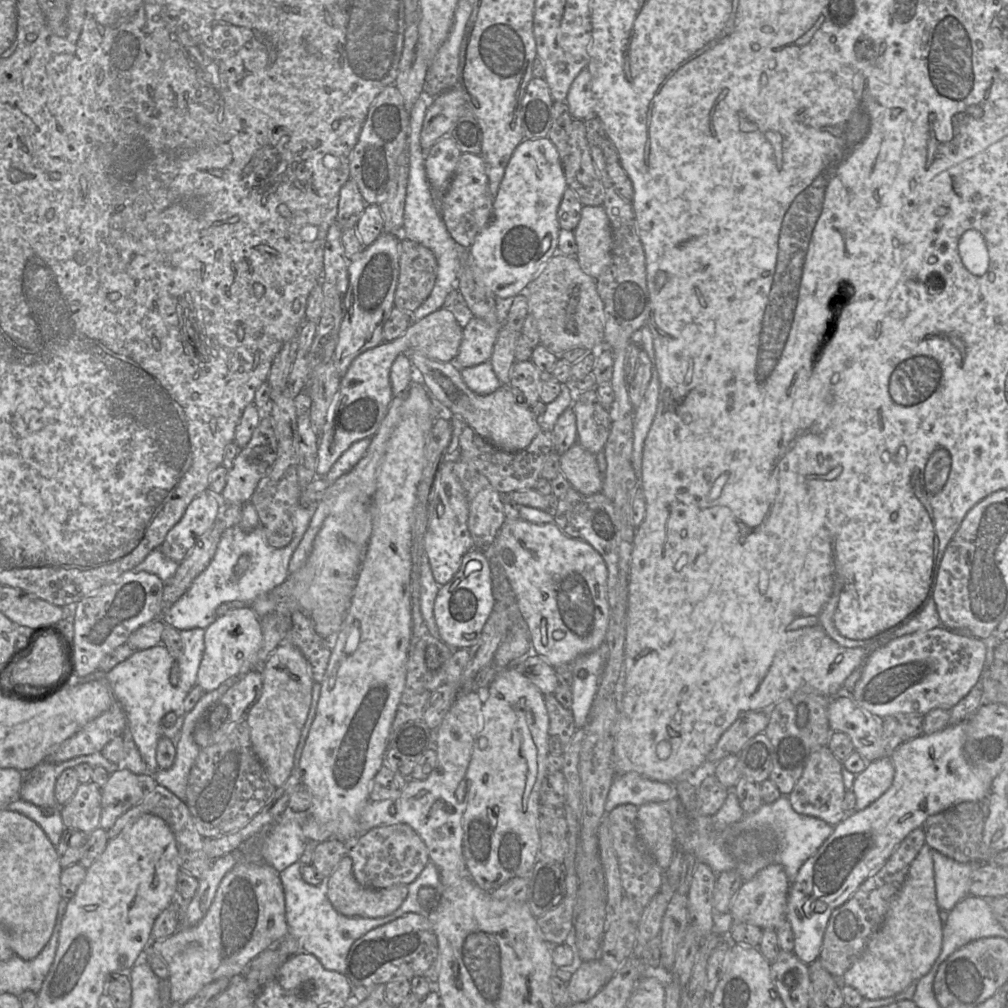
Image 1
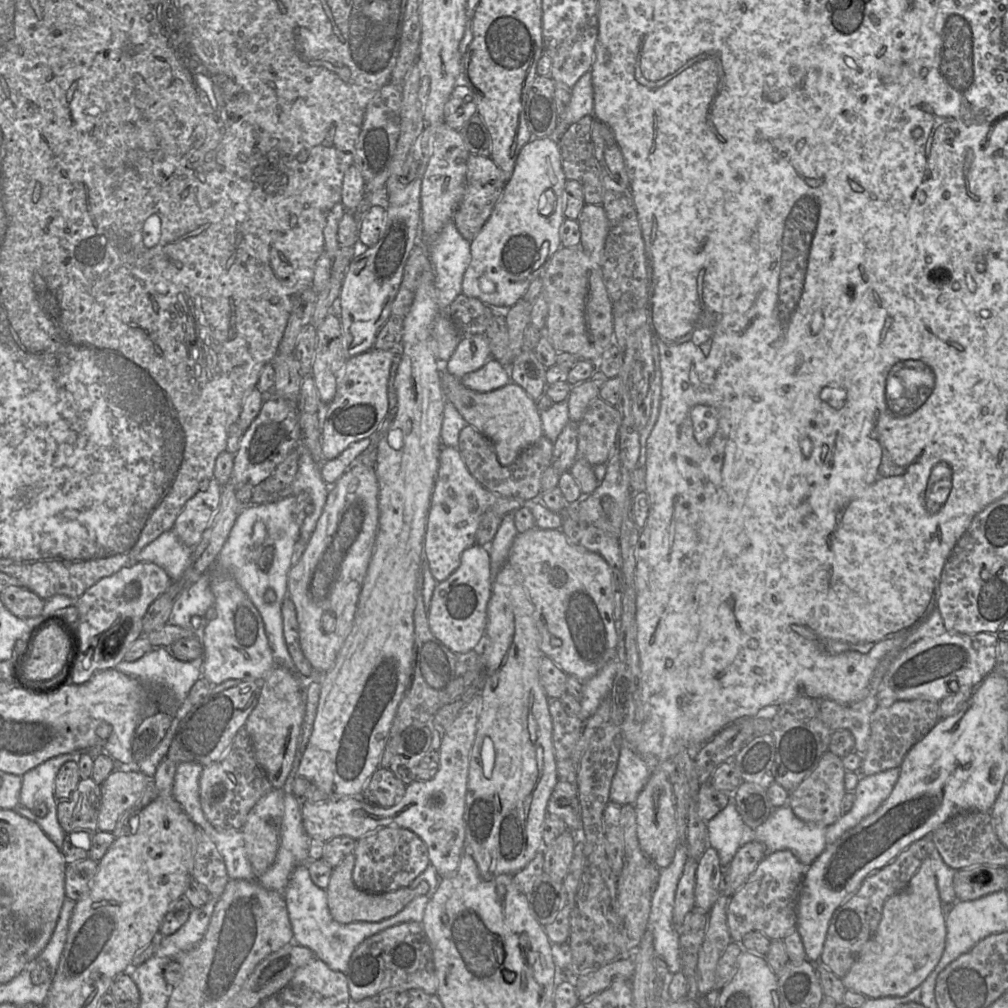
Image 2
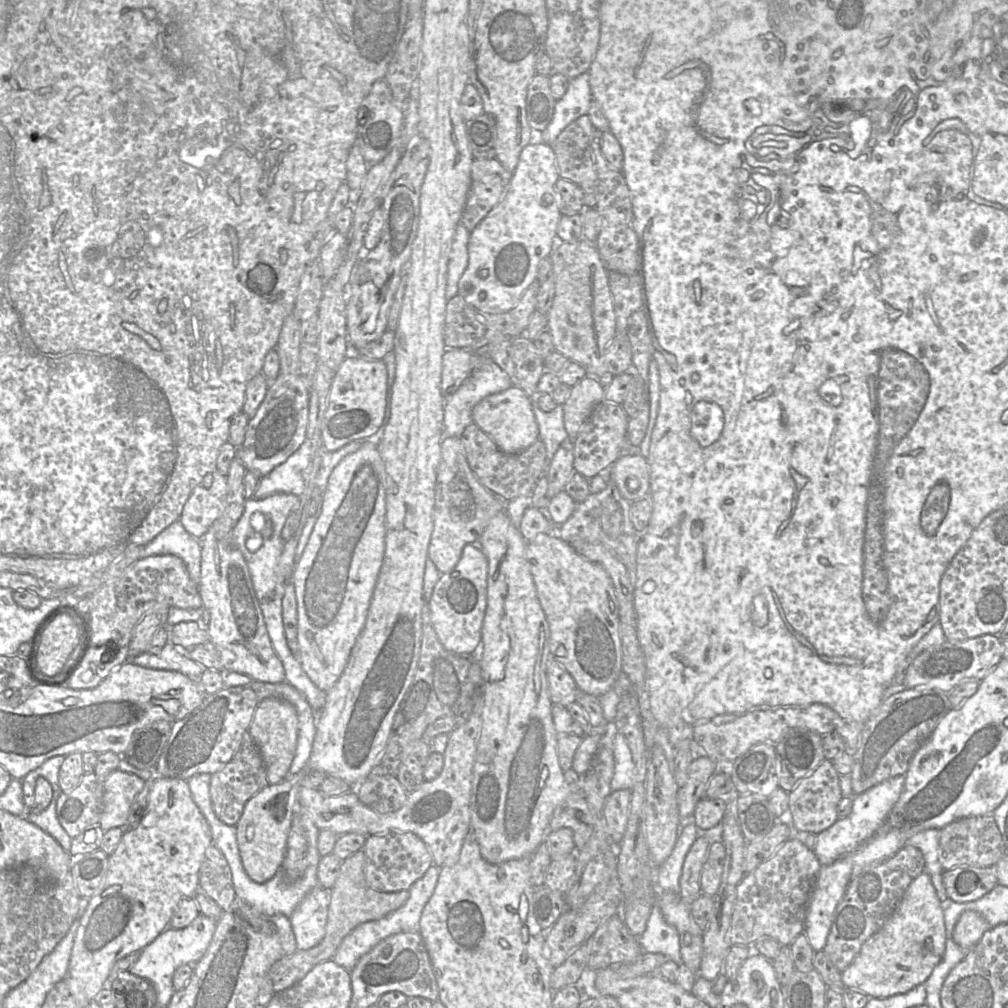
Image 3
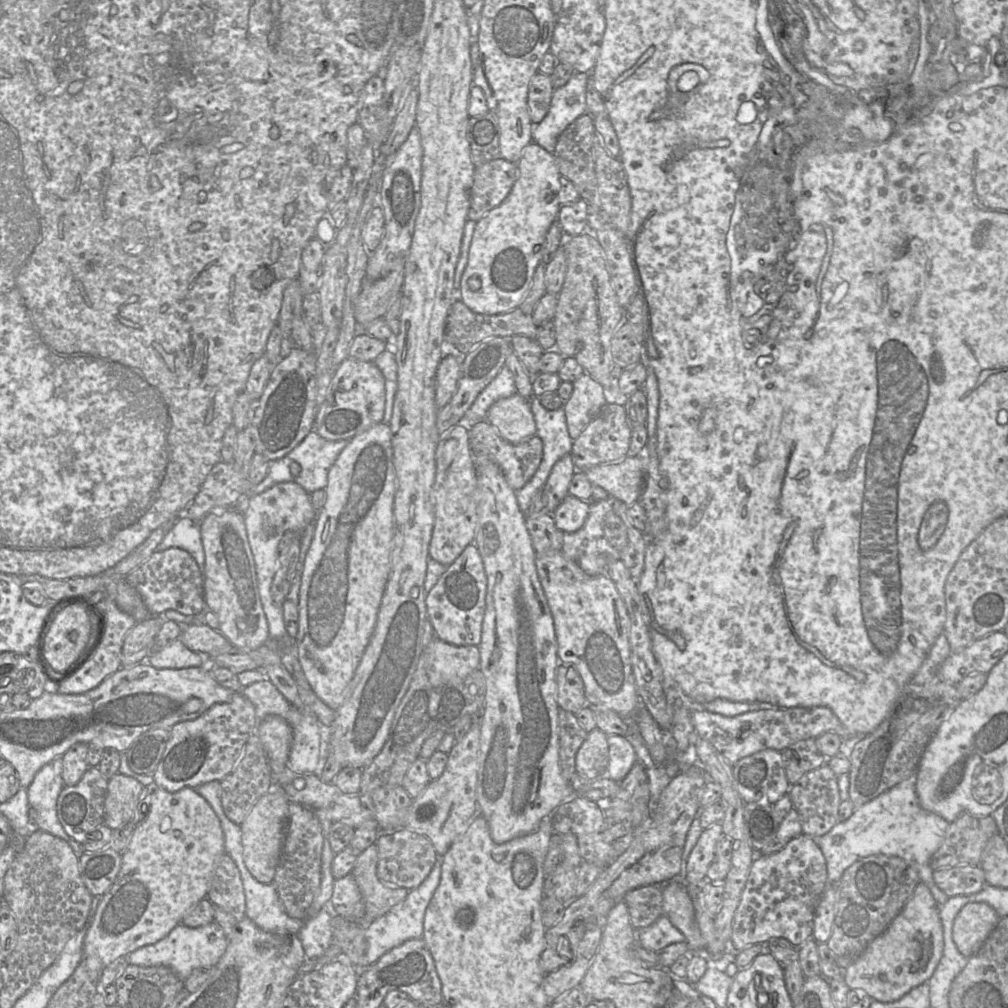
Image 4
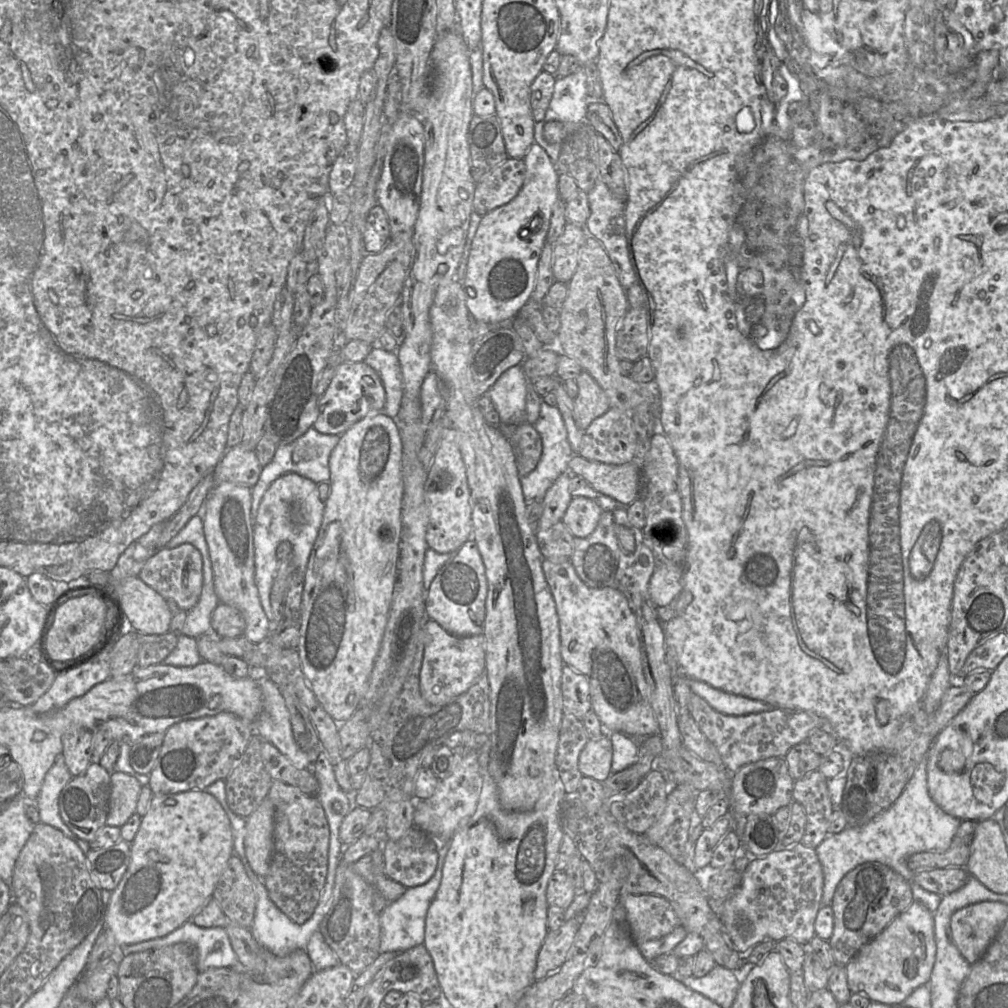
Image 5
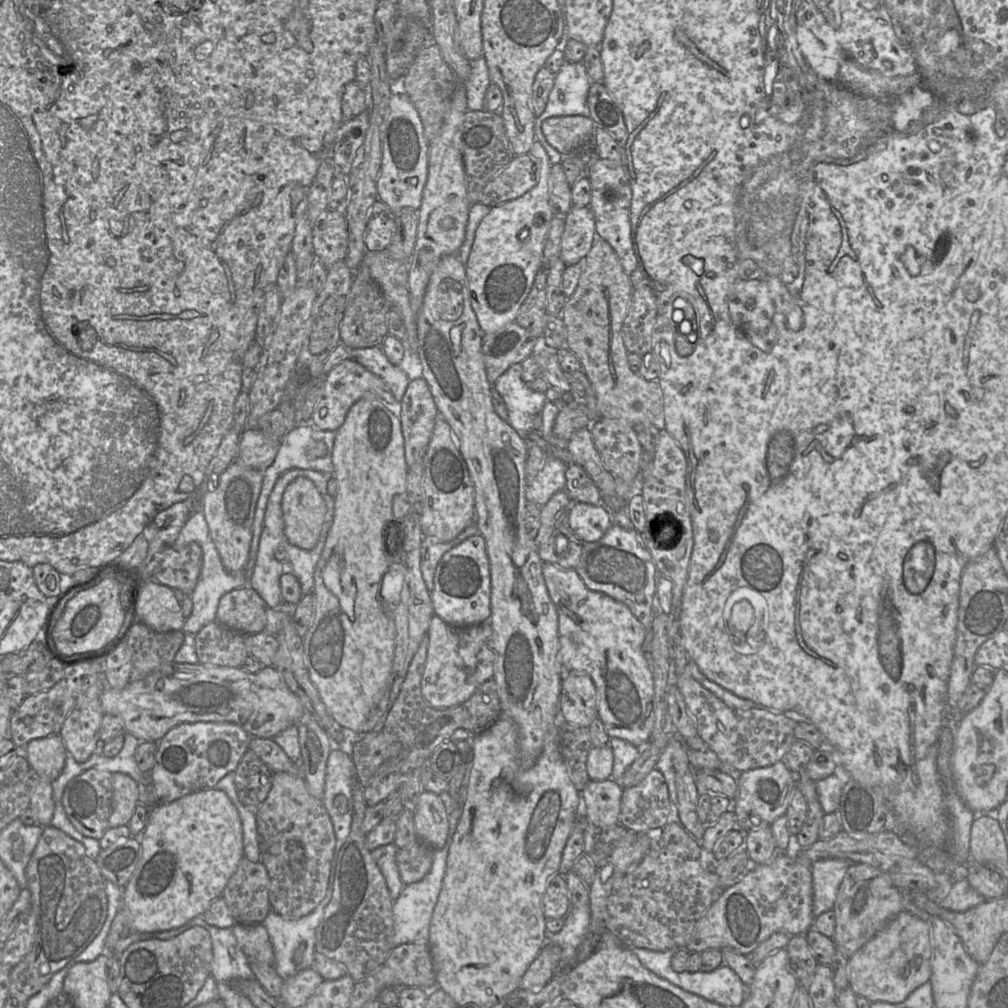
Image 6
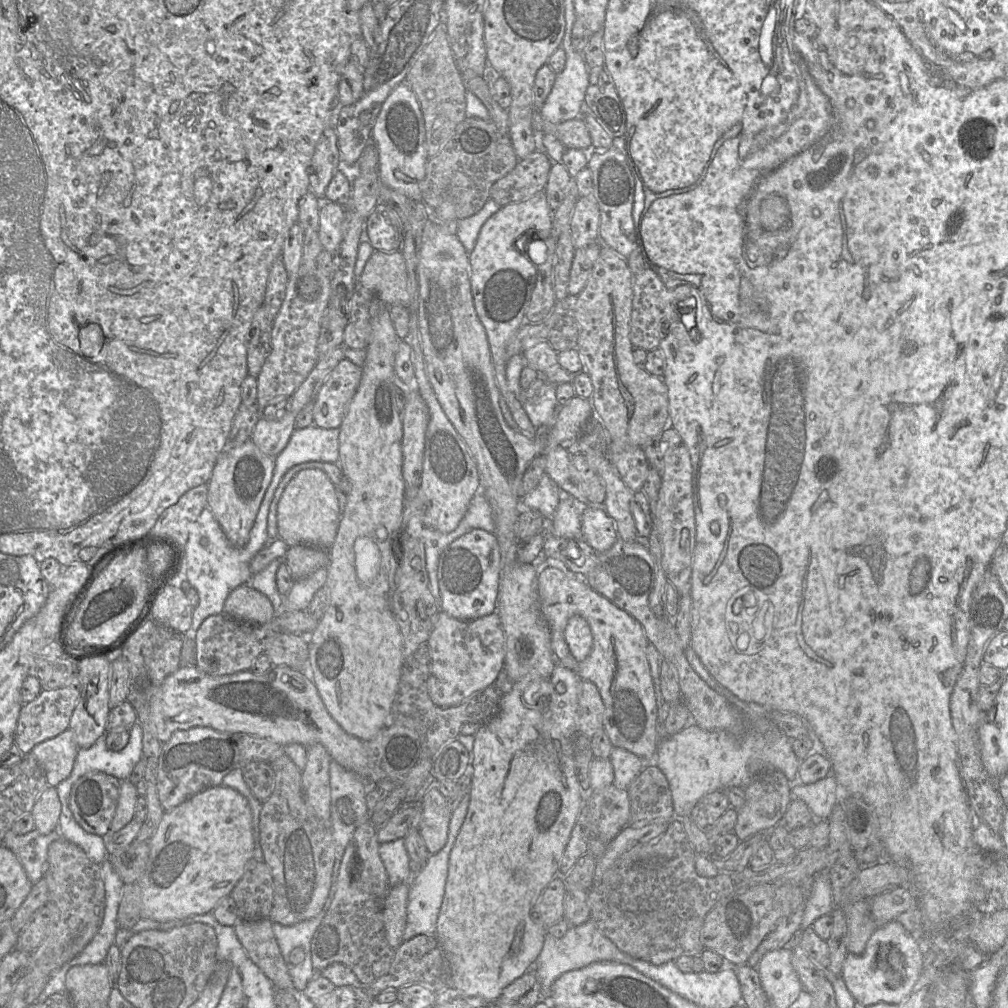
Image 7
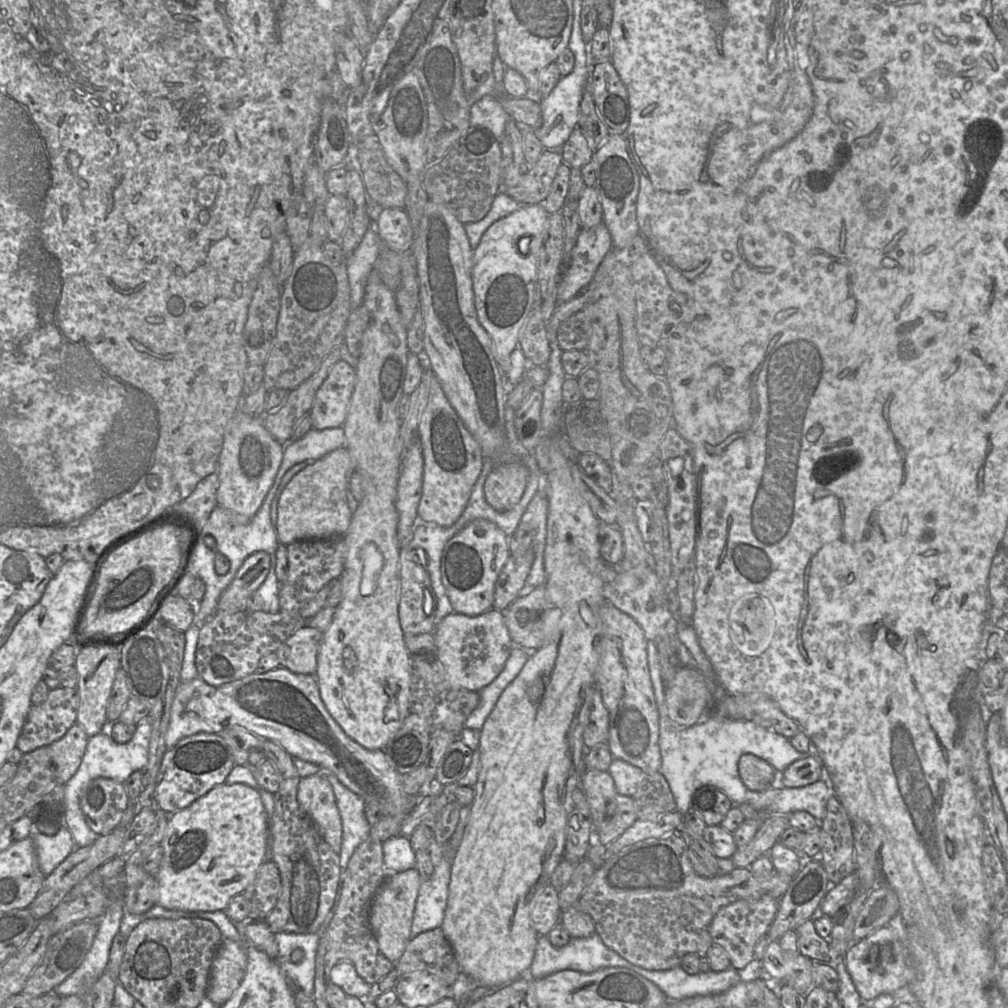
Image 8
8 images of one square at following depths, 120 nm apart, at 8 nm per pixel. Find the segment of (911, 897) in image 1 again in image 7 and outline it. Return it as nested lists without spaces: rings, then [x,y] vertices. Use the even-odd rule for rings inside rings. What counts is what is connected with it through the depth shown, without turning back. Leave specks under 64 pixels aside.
[[[897,920],[877,927],[862,954],[848,952],[841,976],[855,1001],[867,1007],[878,1003],[900,1003],[914,989],[923,968],[921,942]]]

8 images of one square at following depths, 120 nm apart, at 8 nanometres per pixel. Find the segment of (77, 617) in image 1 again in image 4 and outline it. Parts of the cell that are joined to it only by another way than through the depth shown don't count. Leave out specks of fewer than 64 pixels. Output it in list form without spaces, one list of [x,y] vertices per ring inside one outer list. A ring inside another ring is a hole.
[[[171,547],[164,551],[156,550],[141,565],[128,573],[125,579],[137,590],[152,615],[161,616],[166,610],[172,609],[184,615],[195,616],[207,609],[204,602],[204,577],[195,559],[184,549]],[[107,595],[97,608],[101,612],[103,629],[100,643],[89,661],[75,674],[59,685],[54,685],[61,694],[83,694],[96,688],[102,681],[122,667],[121,654],[124,639],[128,632],[137,624],[136,620],[122,611],[116,603]]]

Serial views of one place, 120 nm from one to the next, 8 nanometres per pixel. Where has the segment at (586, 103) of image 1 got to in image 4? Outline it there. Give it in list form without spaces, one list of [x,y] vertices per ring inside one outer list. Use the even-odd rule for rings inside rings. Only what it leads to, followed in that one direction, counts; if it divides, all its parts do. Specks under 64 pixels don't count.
[[[575,73],[562,87],[555,89],[545,118],[533,127],[533,141],[554,153],[559,135],[587,112],[586,87],[589,73]]]

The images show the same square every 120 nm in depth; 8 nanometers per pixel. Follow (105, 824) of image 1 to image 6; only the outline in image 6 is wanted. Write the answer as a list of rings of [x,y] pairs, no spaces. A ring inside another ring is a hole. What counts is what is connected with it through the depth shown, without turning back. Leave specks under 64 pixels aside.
[[[120,772],[113,773],[112,778],[113,801],[109,828],[127,825],[138,804],[138,783]]]

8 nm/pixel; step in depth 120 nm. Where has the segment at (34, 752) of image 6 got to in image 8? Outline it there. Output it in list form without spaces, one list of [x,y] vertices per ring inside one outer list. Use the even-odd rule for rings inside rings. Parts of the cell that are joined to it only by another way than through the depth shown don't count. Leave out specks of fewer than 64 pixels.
[[[75,722],[59,740],[48,746],[57,782],[66,783],[78,770],[86,750],[88,736]]]

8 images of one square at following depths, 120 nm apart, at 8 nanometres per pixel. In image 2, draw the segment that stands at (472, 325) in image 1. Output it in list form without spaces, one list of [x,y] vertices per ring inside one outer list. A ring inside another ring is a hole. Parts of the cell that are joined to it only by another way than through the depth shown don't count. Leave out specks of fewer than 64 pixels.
[[[486,335],[462,337],[445,369],[461,379],[464,375],[481,368],[490,358],[490,347]]]

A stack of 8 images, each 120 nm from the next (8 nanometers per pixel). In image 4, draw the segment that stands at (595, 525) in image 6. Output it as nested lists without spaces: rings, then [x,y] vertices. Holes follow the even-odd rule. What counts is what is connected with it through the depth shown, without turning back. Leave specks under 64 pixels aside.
[[[568,494],[552,513],[556,526],[564,533],[578,531],[584,525],[592,500],[581,500]]]

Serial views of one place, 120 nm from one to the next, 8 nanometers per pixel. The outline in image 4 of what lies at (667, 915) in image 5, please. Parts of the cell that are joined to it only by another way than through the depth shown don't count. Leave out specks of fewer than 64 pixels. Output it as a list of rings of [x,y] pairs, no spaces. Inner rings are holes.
[[[647,885],[628,892],[624,901],[628,907],[630,922],[640,931],[652,925],[663,913],[661,885]]]

